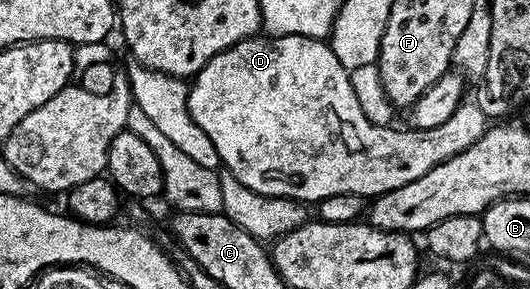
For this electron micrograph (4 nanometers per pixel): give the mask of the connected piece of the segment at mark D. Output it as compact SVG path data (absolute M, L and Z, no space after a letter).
M255 35L238 41L208 59L188 88L188 111L196 127L212 139L219 162L226 164L225 172L262 196L290 198L299 203L319 203L328 196L345 193L373 199L380 193L399 189L472 147L488 128L487 115L474 99L463 100L439 126L394 129L390 125L374 125L360 111L356 91L352 91L350 70L336 59L325 40L304 35Z

